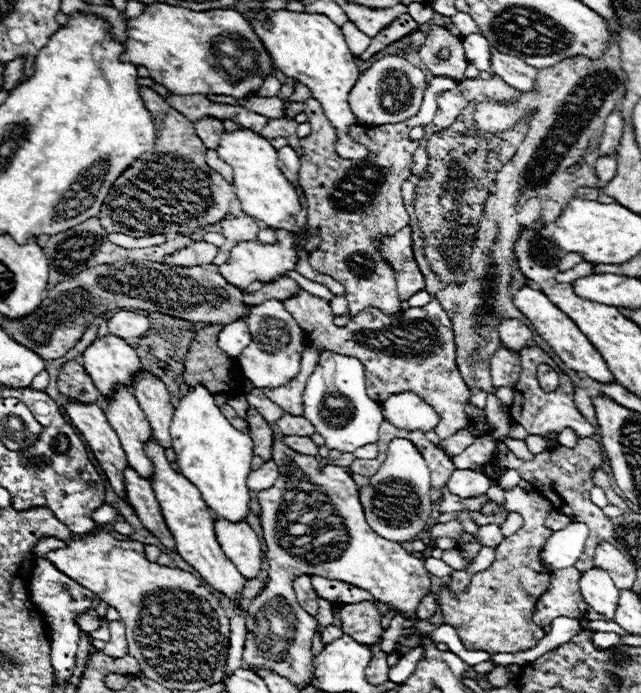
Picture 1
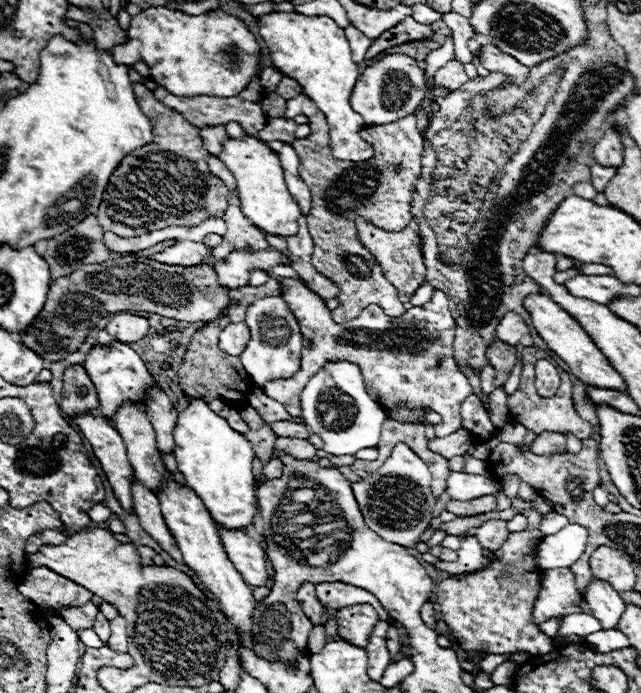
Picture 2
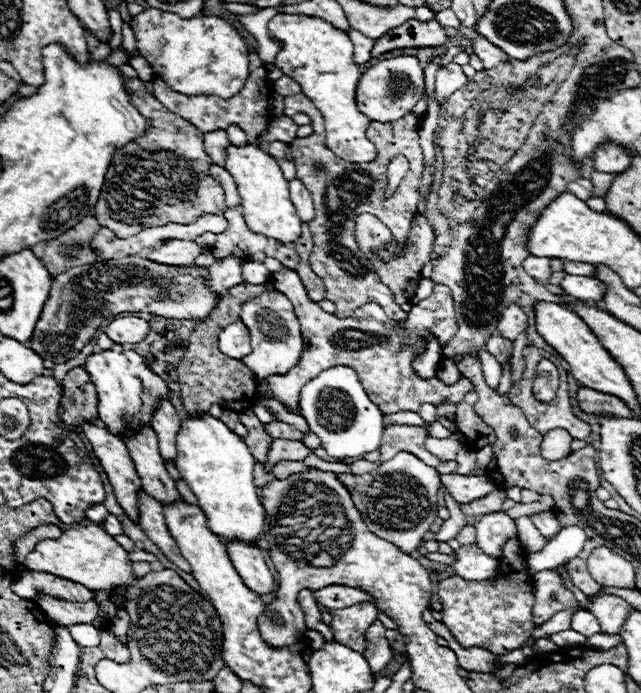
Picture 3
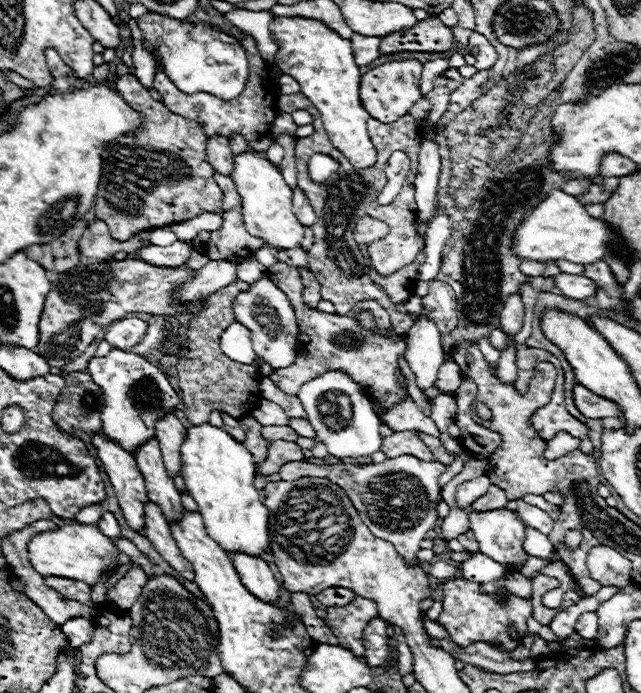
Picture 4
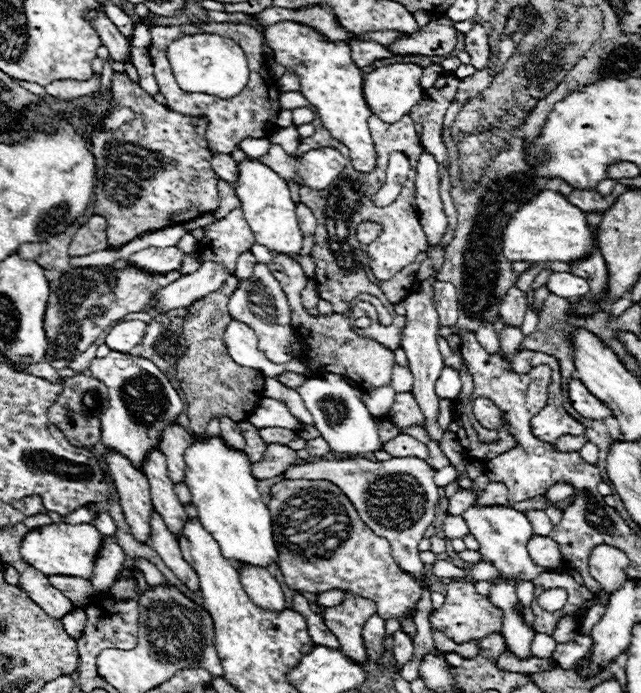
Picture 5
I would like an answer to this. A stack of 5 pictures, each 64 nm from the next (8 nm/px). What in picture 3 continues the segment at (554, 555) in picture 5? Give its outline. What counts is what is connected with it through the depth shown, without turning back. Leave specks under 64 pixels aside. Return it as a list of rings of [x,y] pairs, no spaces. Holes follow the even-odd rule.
[[[528,516],[518,518],[516,520],[516,526],[520,530],[520,542],[522,542],[522,546],[524,546],[524,550],[528,554],[540,552],[548,544],[548,538],[540,536],[540,532],[534,528],[534,524],[532,524],[532,520]]]

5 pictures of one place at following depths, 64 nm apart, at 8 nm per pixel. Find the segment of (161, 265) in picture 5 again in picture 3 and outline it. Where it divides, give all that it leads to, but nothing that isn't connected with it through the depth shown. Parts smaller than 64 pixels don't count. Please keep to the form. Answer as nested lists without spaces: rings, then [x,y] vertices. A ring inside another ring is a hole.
[[[170,240],[160,248],[148,250],[146,258],[152,262],[158,262],[158,264],[166,264],[166,266],[190,266],[200,252],[202,252],[202,248],[196,242]]]

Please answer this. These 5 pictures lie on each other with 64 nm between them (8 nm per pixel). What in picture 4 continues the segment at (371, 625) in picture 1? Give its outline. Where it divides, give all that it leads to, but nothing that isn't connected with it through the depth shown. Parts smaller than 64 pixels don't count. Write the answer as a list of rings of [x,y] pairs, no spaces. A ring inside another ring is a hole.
[[[356,596],[350,604],[342,608],[326,608],[326,624],[336,634],[340,646],[352,650],[356,656],[364,656],[364,626],[378,616],[376,604],[368,598]]]

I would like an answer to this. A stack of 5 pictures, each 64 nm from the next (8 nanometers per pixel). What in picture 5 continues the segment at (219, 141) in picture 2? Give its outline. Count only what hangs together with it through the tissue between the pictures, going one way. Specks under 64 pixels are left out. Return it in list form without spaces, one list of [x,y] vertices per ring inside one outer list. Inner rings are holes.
[[[216,154],[216,156],[212,156],[212,166],[214,166],[216,176],[220,180],[236,186],[236,180],[238,180],[238,164],[232,160],[232,156]]]

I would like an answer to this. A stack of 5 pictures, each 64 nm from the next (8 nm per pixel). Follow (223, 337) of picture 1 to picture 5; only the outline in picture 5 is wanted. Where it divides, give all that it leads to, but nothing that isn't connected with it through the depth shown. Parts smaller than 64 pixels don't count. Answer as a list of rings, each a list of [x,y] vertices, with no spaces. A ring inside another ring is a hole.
[[[232,320],[228,324],[228,328],[224,332],[224,340],[226,340],[224,344],[226,344],[228,354],[236,364],[260,370],[266,378],[276,378],[278,374],[284,374],[287,371],[304,374],[306,378],[314,376],[306,368],[306,364],[302,360],[298,360],[298,358],[294,358],[292,361],[282,365],[268,362],[264,352],[258,350],[258,338],[256,338],[254,330],[248,324],[240,322],[240,320]]]

